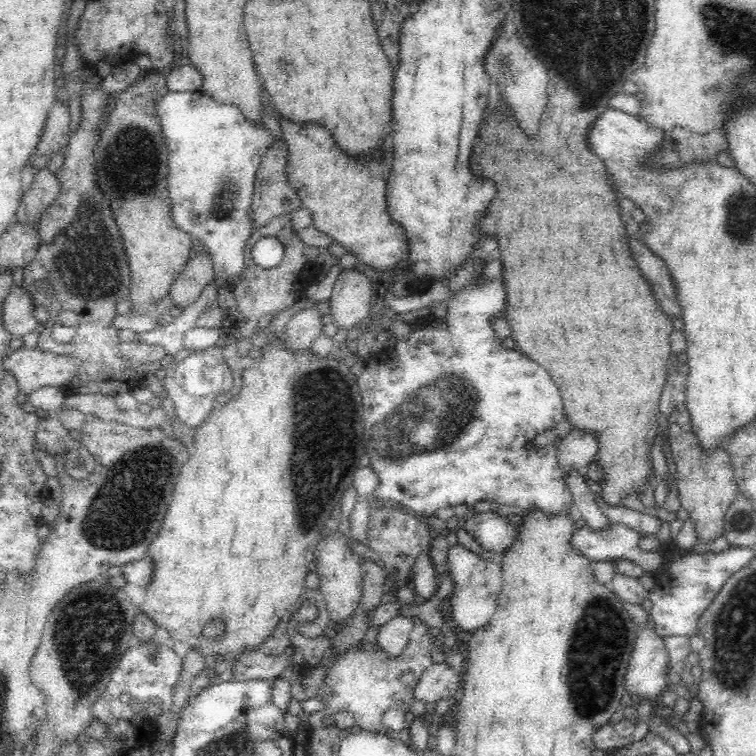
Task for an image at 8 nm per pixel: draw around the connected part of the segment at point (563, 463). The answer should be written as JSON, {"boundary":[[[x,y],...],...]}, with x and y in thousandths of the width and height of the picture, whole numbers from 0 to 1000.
{"boundary":[[[755,569],[737,593],[737,611],[745,630],[757,622],[778,618],[787,608],[790,599],[791,582],[786,574]]]}

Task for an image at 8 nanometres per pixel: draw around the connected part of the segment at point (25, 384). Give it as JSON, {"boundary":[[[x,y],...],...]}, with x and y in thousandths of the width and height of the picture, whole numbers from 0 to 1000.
{"boundary":[[[29,458],[3,476],[3,487],[21,499],[24,521],[36,522],[62,511],[87,511],[103,495],[106,478],[90,470]]]}

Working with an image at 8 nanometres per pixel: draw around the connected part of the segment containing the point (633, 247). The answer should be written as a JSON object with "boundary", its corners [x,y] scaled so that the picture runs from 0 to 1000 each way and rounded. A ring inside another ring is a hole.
{"boundary":[[[833,315],[833,333],[847,354],[849,366],[854,369],[862,390],[870,396],[873,409],[886,419],[899,419],[899,403],[897,403],[897,390],[894,390],[894,377],[886,366],[884,353],[878,345],[868,339],[856,325],[844,320],[841,315]]]}

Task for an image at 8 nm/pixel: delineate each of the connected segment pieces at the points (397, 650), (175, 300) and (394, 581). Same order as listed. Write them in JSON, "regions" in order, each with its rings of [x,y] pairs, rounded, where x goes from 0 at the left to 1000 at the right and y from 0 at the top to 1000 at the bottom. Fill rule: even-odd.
{"regions":[[[[524,813],[501,832],[495,854],[513,869],[530,866],[540,854],[549,821],[552,820],[544,816]]],[[[276,335],[250,340],[224,384],[228,405],[239,410],[250,406],[267,389],[270,380],[282,374],[282,366],[282,344]]],[[[492,671],[488,677],[484,712],[488,725],[500,733],[507,746],[508,762],[516,776],[541,774],[548,746],[558,729],[566,729],[575,705],[553,681],[541,680],[524,671]]]]}

